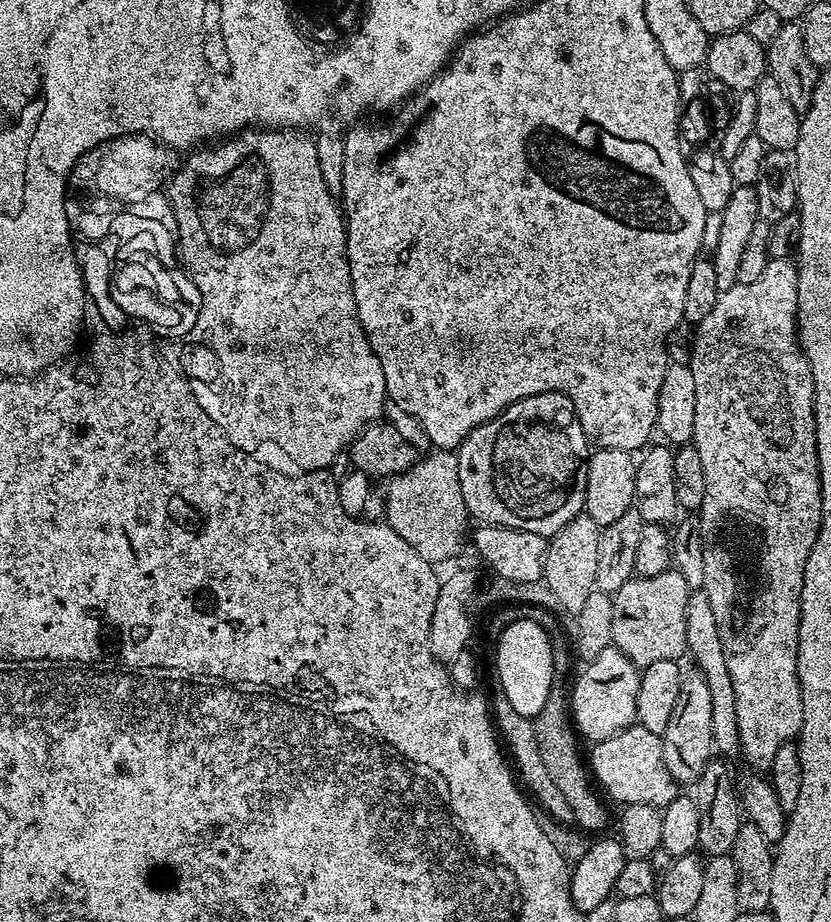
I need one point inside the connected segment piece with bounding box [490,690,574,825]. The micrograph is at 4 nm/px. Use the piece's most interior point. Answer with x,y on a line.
519,731

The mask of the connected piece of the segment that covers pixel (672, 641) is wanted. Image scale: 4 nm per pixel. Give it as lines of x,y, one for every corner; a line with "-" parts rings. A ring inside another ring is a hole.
669,570
654,577
635,578
626,582
612,596
614,606
614,626
612,627
612,643
618,651
639,670
646,666
654,666
654,662
666,662
667,660
679,661
680,655
688,652
688,639
686,638
686,606
690,589
686,579
675,570

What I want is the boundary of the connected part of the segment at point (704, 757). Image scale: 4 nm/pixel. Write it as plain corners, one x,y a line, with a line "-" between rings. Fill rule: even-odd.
699,672
685,673
681,677
678,700
674,704
674,714
662,737
666,770
680,786
693,784
706,770
713,759
713,731
711,729
711,695
705,678

